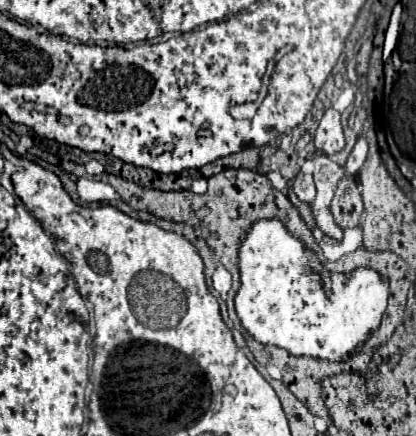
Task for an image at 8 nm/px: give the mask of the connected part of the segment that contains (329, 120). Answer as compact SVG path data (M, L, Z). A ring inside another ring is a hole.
M328 109L320 119L320 125L314 135L314 145L318 151L324 151L326 155L334 155L344 149L346 143L340 125L340 113L336 109Z

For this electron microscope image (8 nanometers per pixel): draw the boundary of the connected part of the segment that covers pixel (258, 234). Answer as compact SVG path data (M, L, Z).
M258 219L252 223L238 249L240 289L234 297L236 313L242 327L262 345L282 347L296 357L348 361L356 353L356 347L362 347L380 327L380 319L388 305L388 279L368 267L358 267L350 273L330 273L322 263L310 267L310 259L316 259L316 253L296 239L280 219Z

